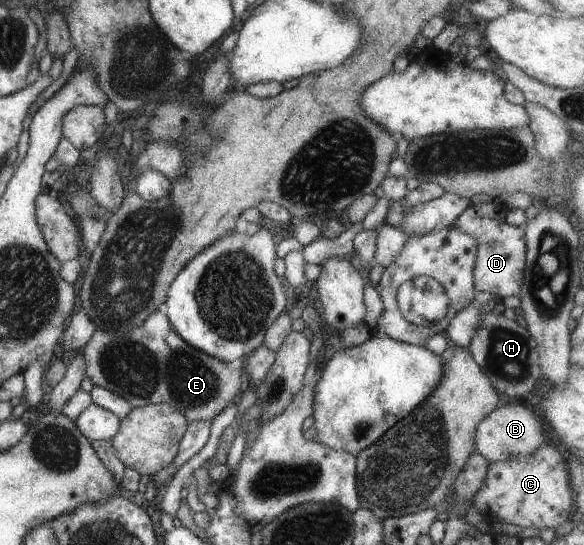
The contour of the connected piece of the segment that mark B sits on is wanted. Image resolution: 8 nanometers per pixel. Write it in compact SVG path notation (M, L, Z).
M499 404L489 415L479 421L473 433L475 451L487 461L503 461L519 455L531 455L539 445L543 445L543 420L538 421L533 409L524 405Z

